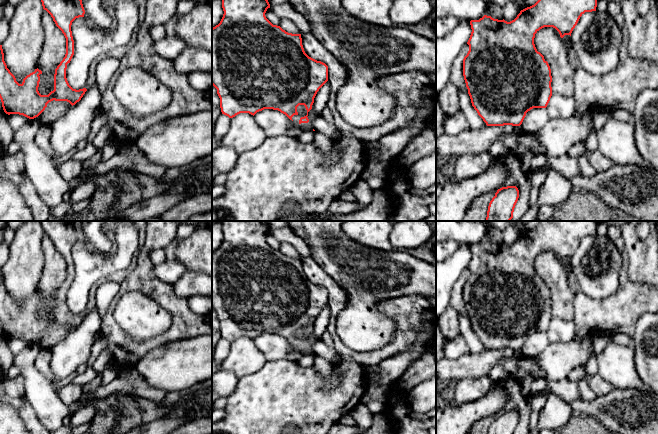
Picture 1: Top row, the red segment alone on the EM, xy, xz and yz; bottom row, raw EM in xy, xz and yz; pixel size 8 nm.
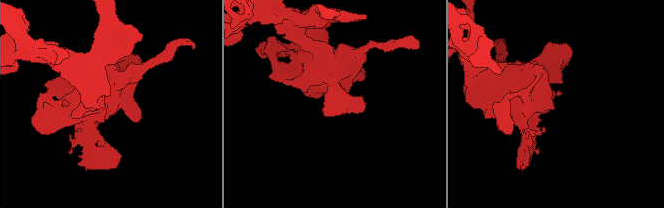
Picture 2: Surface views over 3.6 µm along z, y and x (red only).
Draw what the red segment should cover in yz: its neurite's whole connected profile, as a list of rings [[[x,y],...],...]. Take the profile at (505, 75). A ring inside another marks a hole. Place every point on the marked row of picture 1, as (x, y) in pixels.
[[[538,0],[534,5],[521,10],[510,22],[487,15],[470,21],[472,32],[467,42],[469,51],[463,59],[463,76],[472,106],[487,126],[520,126],[528,111],[547,107],[552,96],[551,69],[535,47],[535,34],[544,27],[553,27],[561,38],[571,36],[580,17],[585,12],[596,11],[596,7],[597,0]]]

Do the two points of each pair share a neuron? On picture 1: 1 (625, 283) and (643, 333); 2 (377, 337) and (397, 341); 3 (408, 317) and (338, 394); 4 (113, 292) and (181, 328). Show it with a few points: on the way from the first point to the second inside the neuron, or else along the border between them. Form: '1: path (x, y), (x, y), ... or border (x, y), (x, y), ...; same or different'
1: border (647, 312), (637, 320), (632, 338); different
2: border (391, 317), (393, 336), (369, 351); different
3: border (342, 358), (348, 361), (358, 361), (362, 364); different
4: border (120, 284), (120, 293), (104, 314); different

